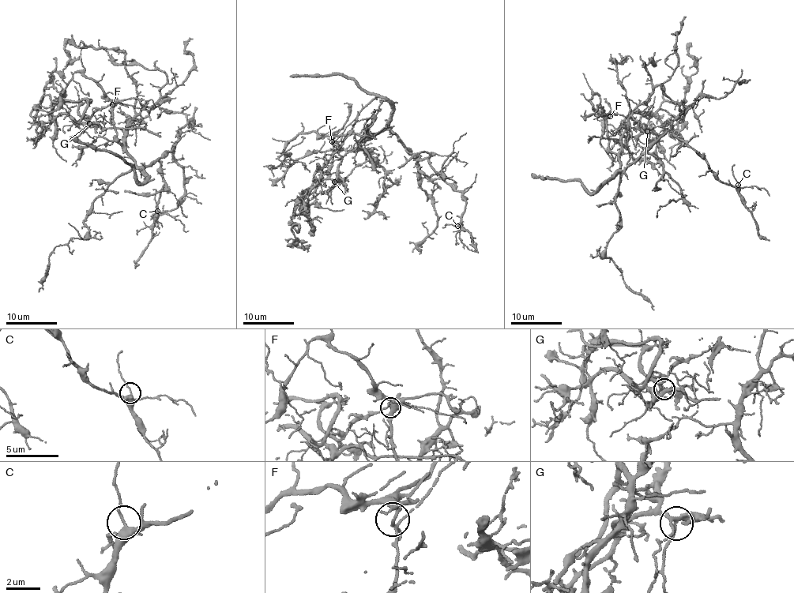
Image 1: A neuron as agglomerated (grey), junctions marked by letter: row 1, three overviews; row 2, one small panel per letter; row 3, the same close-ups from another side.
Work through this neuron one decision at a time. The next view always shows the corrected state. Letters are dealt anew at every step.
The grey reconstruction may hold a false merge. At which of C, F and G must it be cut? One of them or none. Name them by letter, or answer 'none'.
F

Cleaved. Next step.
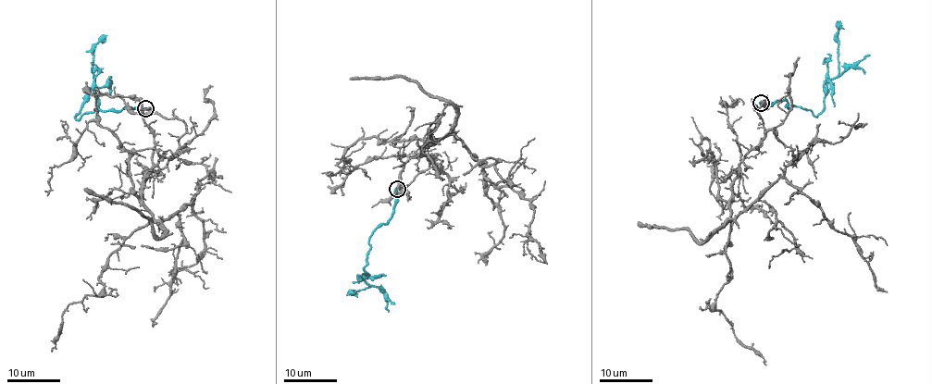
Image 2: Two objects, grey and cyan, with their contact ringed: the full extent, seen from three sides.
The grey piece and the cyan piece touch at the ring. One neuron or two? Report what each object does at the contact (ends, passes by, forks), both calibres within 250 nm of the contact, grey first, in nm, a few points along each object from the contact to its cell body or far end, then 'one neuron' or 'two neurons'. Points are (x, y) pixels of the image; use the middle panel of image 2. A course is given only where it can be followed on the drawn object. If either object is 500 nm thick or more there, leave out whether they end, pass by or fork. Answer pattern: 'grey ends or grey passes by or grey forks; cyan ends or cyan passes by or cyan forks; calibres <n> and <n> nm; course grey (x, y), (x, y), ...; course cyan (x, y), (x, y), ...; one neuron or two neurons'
grey ends; cyan ends; calibres 320 and 360 nm; course grey (397, 188), (442, 172), (428, 142), (460, 138), (487, 179), (528, 199), (528, 233), (546, 264); course cyan (397, 188), (391, 218), (369, 239), (371, 249), (363, 276), (369, 286), (350, 294), (354, 291); two neurons

